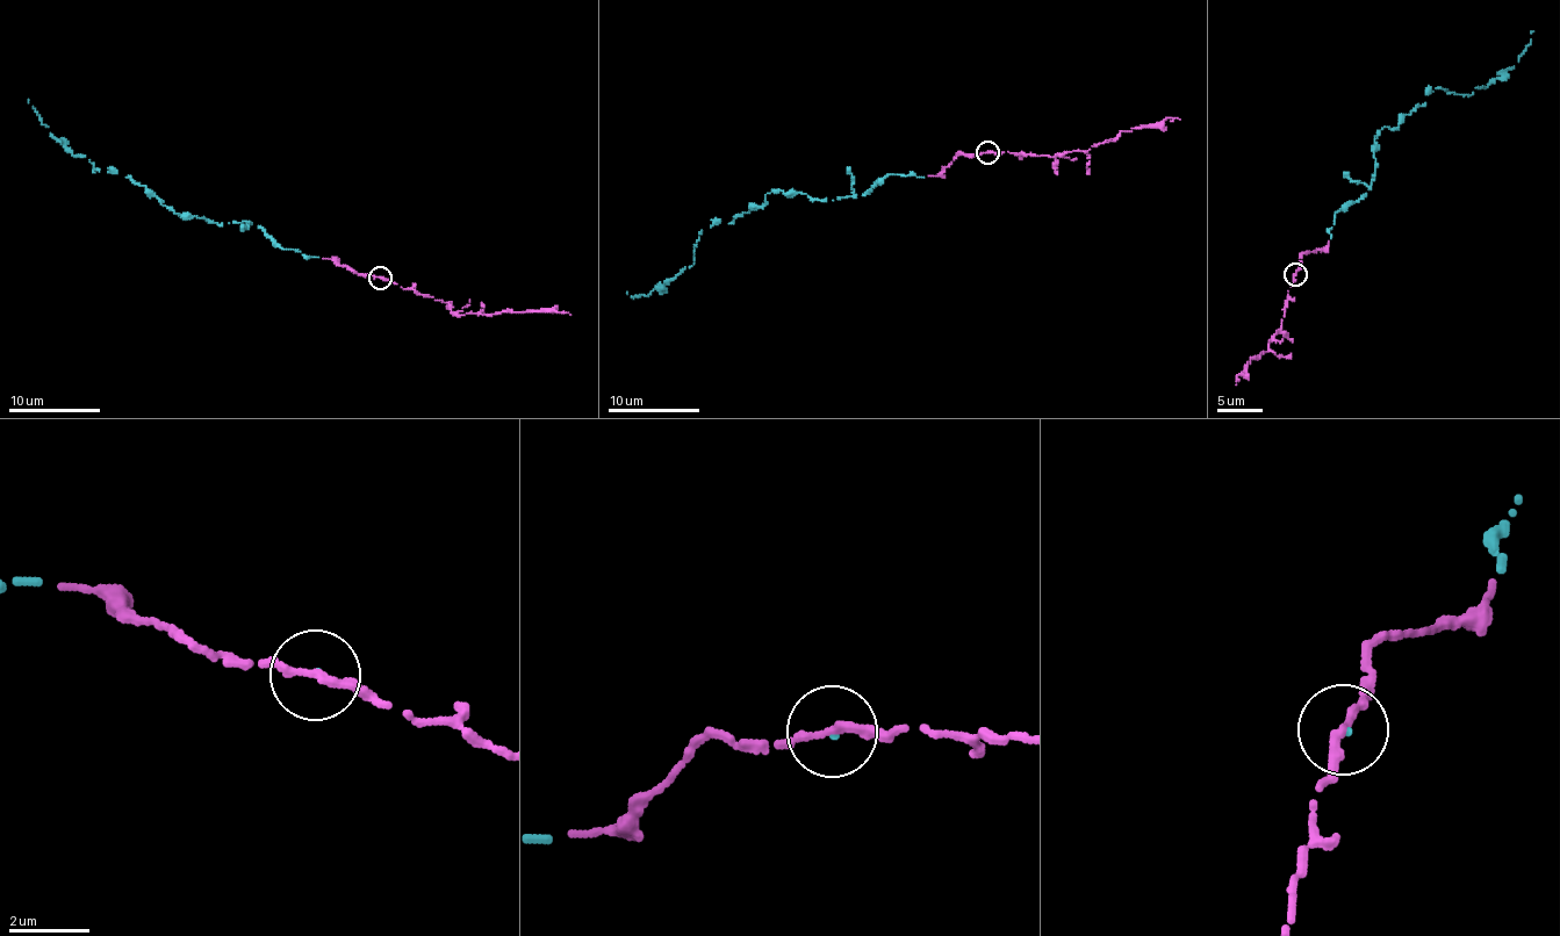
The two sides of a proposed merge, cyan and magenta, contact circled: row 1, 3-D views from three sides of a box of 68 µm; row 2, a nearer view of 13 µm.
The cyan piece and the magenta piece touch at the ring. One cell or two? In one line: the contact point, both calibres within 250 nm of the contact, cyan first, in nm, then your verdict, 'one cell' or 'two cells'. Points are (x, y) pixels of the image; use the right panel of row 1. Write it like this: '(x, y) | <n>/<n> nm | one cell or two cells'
(1295, 274) | 70/200 nm | one cell

